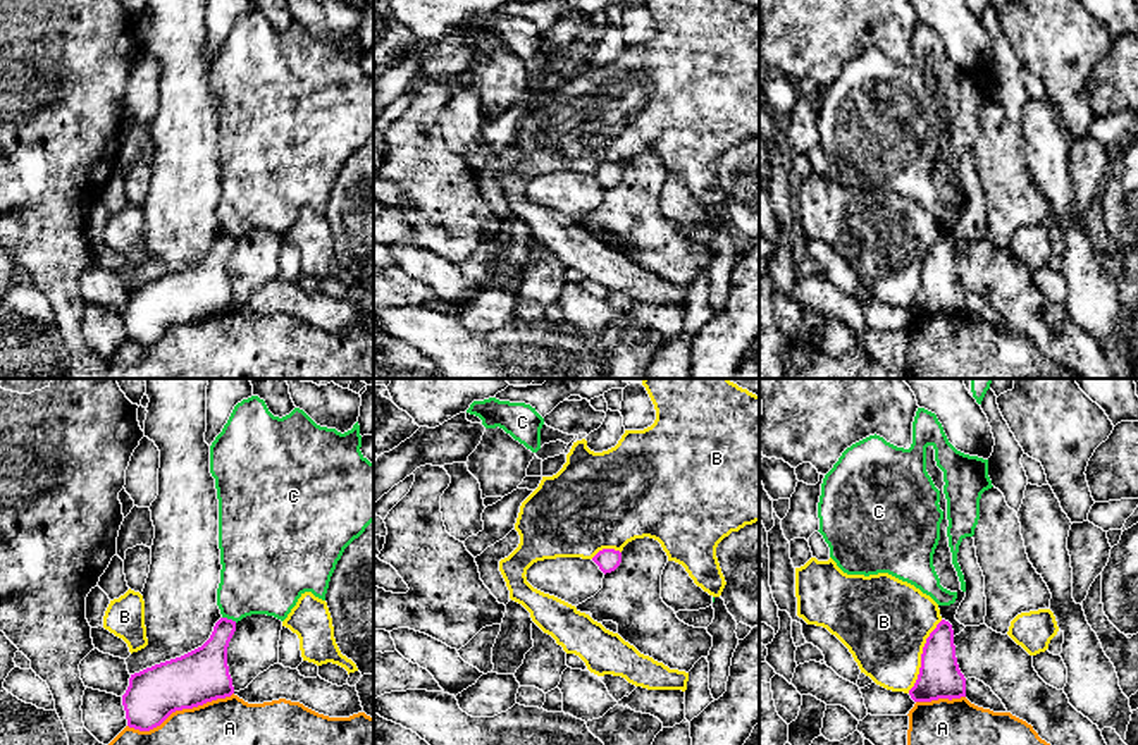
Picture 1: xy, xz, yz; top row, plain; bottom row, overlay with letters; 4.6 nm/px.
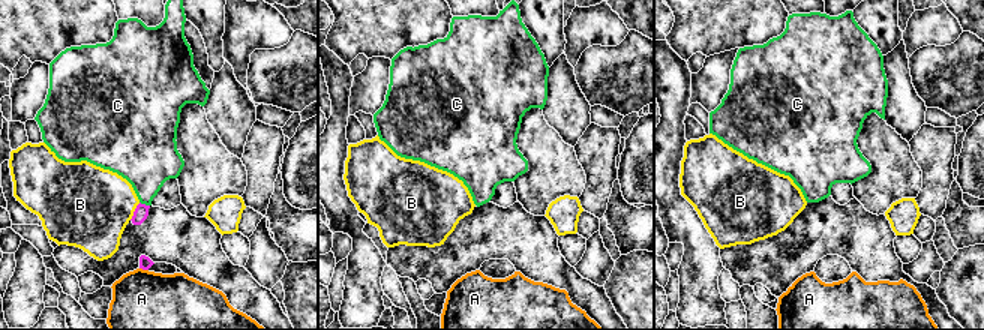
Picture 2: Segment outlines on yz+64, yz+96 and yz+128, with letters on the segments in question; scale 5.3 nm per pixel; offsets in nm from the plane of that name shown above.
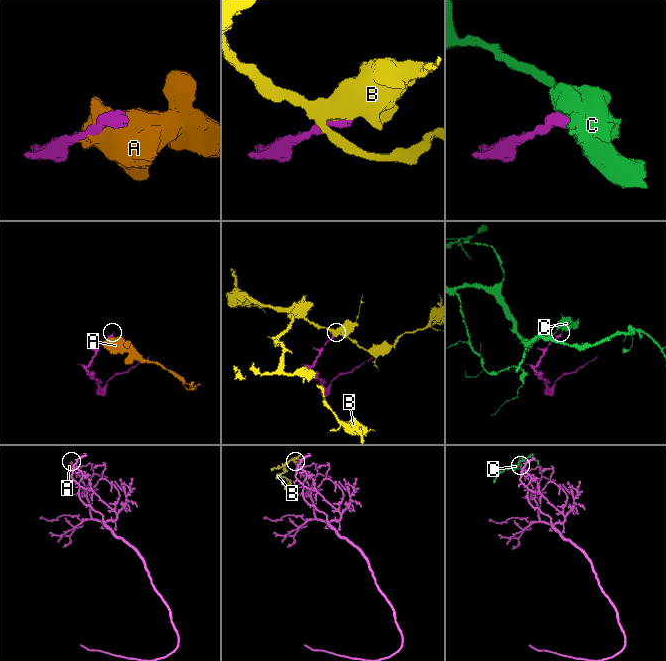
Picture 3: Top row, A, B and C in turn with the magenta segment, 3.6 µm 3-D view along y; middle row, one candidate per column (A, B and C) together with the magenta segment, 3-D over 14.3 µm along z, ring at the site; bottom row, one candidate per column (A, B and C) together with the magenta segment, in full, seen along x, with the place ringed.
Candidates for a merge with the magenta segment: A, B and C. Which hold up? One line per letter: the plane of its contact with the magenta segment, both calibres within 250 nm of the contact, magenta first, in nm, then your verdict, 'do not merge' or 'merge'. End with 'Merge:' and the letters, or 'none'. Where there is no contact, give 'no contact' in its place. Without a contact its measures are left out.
A: meets magenta in xy; 260 nm thick on the magenta side, 220 nm on the other; do not merge
B: meets magenta in yz; 190 nm thick on the magenta side, 420 nm on the other; do not merge
C: meets magenta in xy; 190 nm thick on the magenta side, 360 nm on the other; do not merge
Merge: none

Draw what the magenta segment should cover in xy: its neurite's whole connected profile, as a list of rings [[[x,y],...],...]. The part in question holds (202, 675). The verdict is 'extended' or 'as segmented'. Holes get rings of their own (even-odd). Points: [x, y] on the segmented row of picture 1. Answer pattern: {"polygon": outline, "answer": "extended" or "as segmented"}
{"polygon": [[[220,618],[201,647],[131,674],[122,695],[127,726],[150,731],[176,711],[231,697],[227,647],[234,631],[236,621]]], "answer": "as segmented"}

